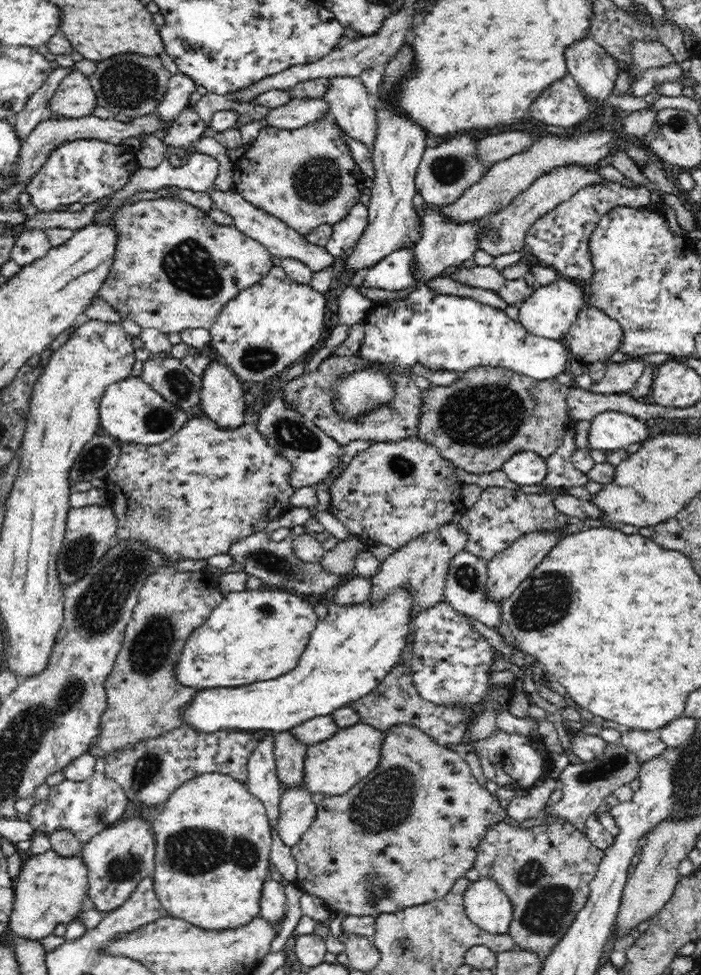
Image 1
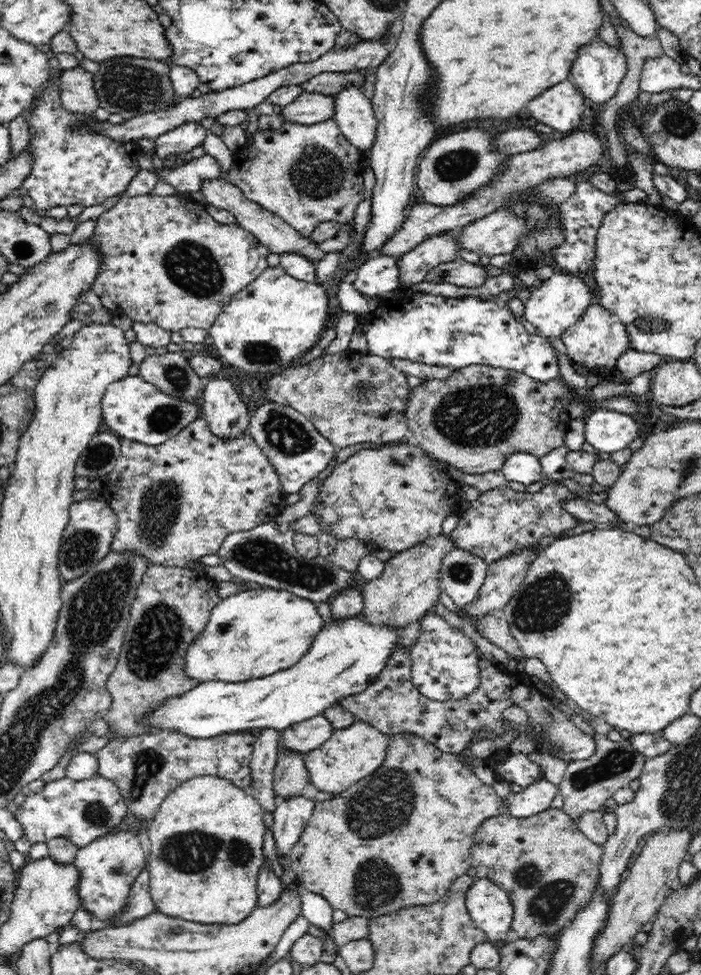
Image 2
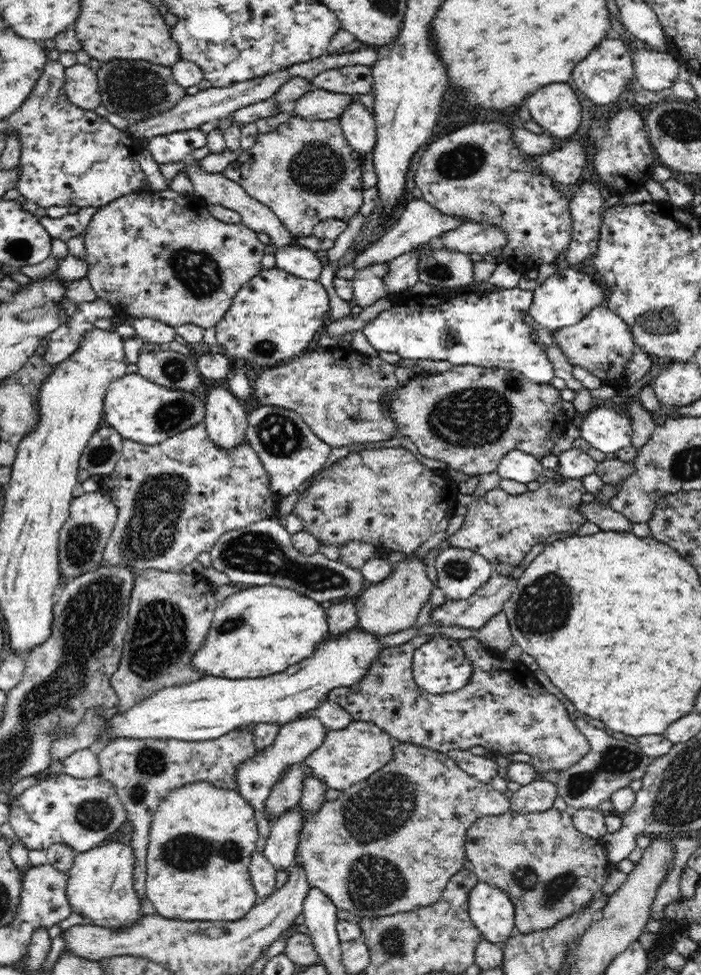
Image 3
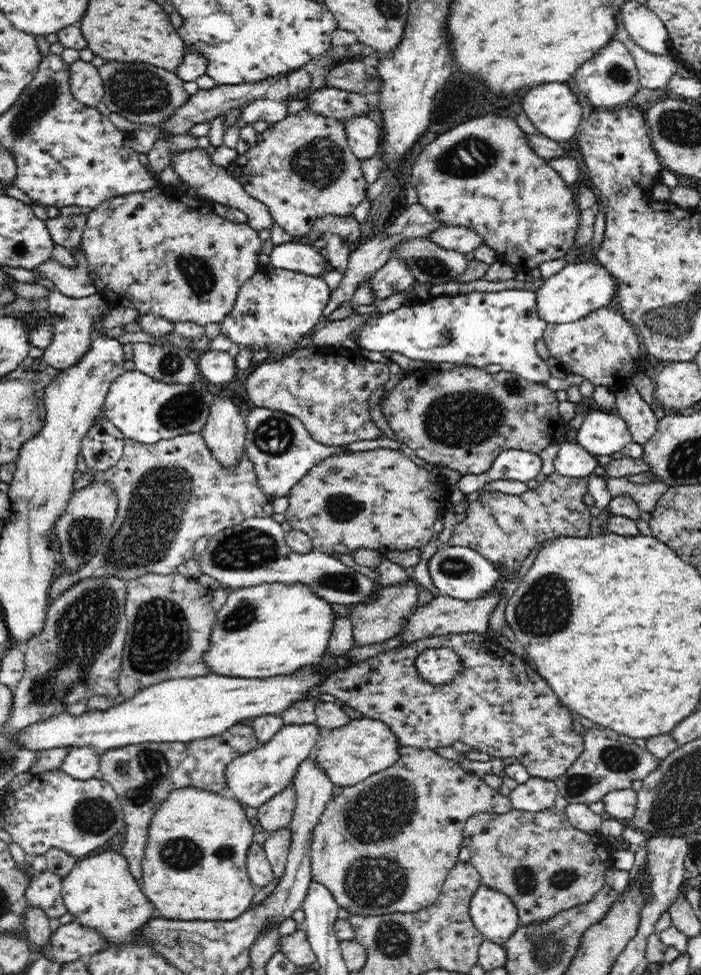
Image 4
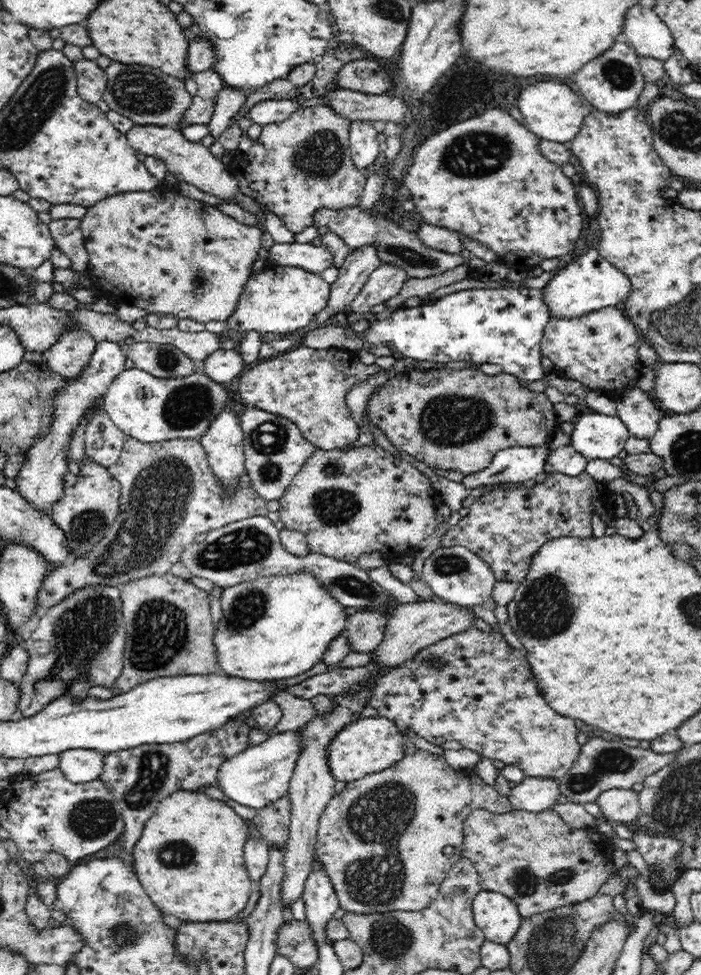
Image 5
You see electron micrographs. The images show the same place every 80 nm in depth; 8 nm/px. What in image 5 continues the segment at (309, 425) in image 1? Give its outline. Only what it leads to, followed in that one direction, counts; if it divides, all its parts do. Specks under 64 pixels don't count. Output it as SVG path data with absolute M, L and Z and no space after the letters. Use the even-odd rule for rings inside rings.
M247 408L240 422L241 444L244 445L245 470L250 481L250 489L265 501L279 500L300 473L309 455L318 448L309 444L300 434L300 429L291 421L274 414Z

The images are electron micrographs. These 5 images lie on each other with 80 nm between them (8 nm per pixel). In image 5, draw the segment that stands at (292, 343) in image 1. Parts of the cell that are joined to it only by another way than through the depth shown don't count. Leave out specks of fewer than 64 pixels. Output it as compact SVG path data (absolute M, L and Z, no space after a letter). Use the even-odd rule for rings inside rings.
M266 262L264 268L251 275L244 285L237 309L227 318L228 328L244 335L256 330L260 334L273 334L274 337L300 330L308 326L327 305L330 291L331 284L318 273Z

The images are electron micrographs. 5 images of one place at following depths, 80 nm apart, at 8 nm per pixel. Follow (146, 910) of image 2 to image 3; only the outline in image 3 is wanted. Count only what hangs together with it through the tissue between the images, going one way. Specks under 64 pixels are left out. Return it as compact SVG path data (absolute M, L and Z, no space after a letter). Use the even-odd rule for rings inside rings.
M251 728L232 730L232 732L224 734L224 736L220 736L220 738L196 742L176 739L118 738L118 740L110 742L108 746L97 751L99 775L114 785L117 795L126 809L127 820L130 821L134 828L134 833L129 844L131 844L135 851L135 868L133 875L135 879L136 895L139 896L141 902L143 902L145 898L145 863L147 862L150 826L153 814L158 808L158 805L173 790L196 781L206 781L216 787L236 790L236 768L240 766L240 762L252 758L256 752L255 736Z

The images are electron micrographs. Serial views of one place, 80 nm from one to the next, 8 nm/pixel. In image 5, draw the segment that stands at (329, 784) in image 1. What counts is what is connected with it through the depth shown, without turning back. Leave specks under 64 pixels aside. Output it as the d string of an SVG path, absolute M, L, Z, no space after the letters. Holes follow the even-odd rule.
M378 716L360 717L354 724L346 726L332 740L327 750L327 759L335 780L348 783L402 761L406 746L405 735L399 731L399 727L391 719Z

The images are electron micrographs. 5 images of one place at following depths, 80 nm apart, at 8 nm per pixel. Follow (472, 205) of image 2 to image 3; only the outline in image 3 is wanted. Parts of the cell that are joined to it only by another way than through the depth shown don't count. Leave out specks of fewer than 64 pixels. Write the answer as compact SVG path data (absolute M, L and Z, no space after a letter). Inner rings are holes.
M568 140L554 150L533 155L540 167L561 184L574 184L588 162L584 140ZM411 199L407 204L400 218L388 229L378 241L360 253L353 261L356 272L365 266L389 262L393 258L412 252L414 247L421 246L422 243L431 243L437 241L437 236L446 230L452 230L453 227L460 226L462 220L457 220L453 216L445 216L438 209L432 208L424 199Z

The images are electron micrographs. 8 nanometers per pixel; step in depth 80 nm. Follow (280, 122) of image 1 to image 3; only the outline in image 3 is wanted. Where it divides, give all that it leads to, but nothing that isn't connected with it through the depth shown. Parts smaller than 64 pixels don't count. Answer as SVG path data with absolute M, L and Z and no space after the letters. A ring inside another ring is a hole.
M312 89L295 101L294 115L310 119L338 119L339 114L356 99L356 95L336 94Z

